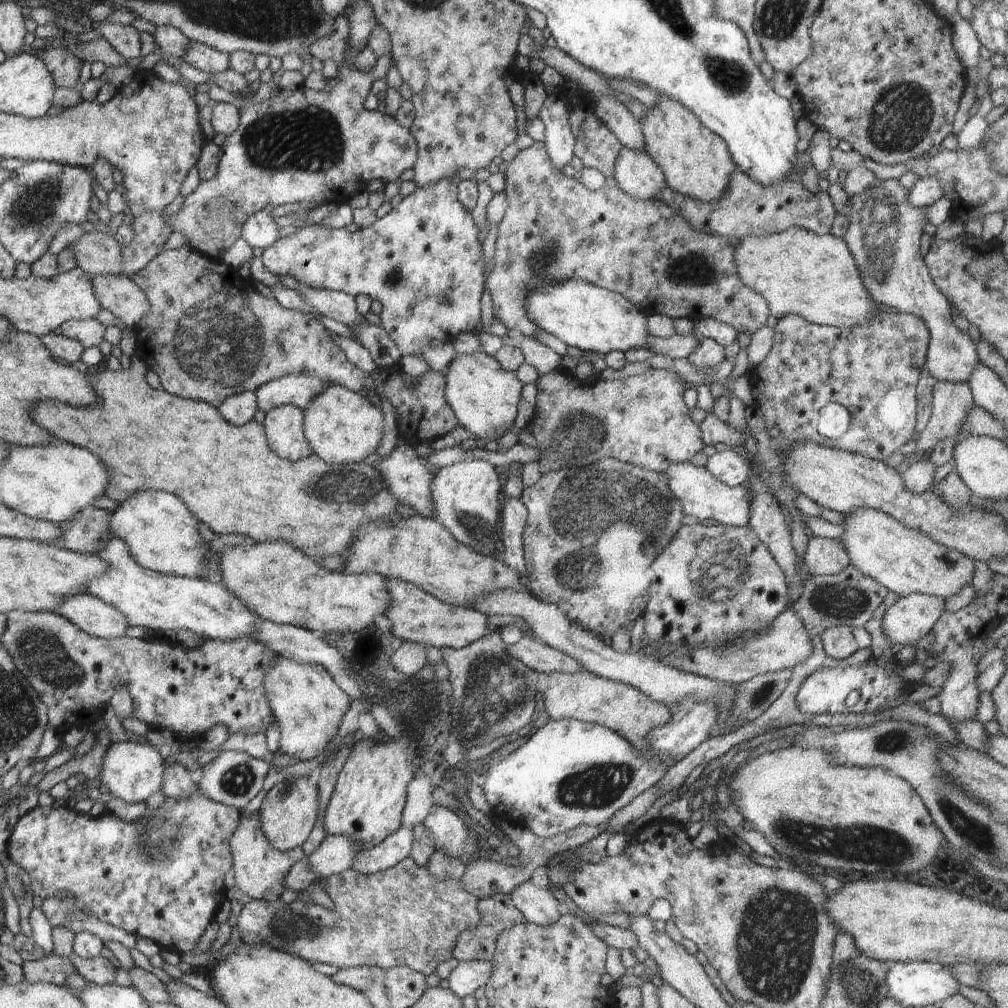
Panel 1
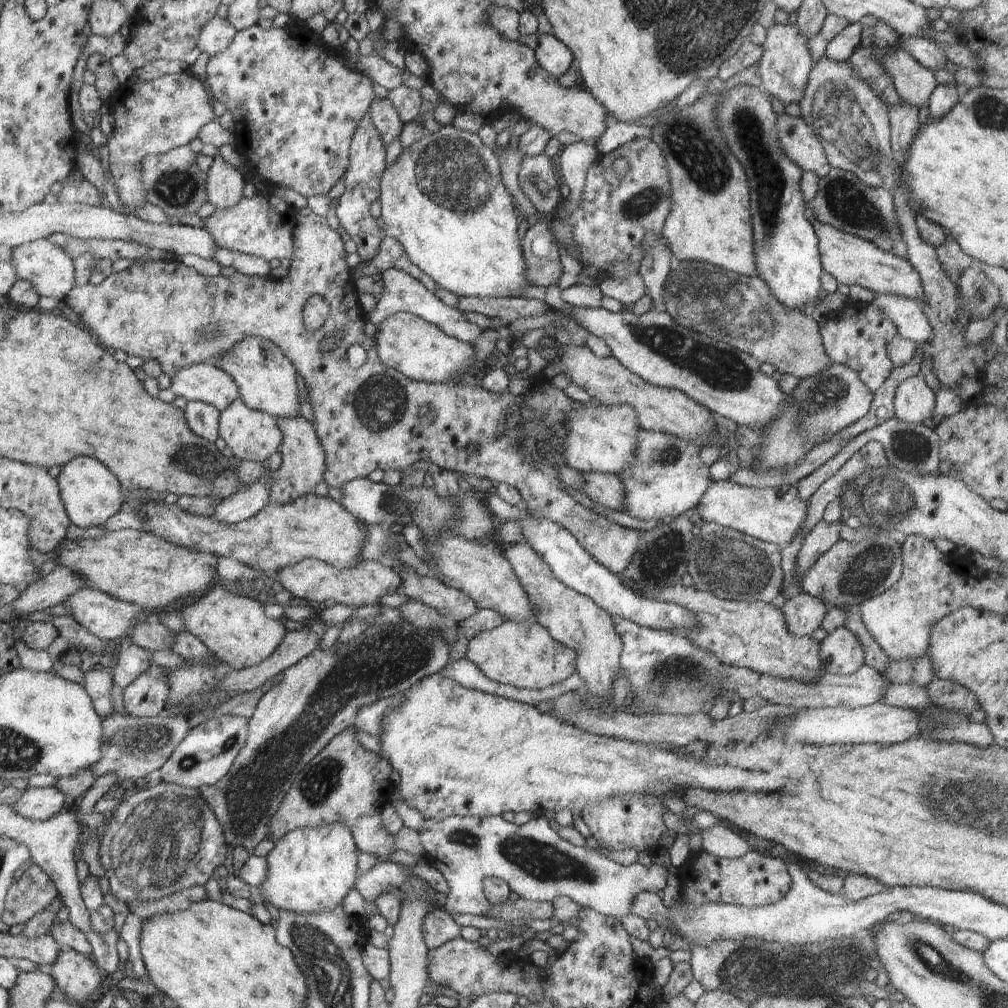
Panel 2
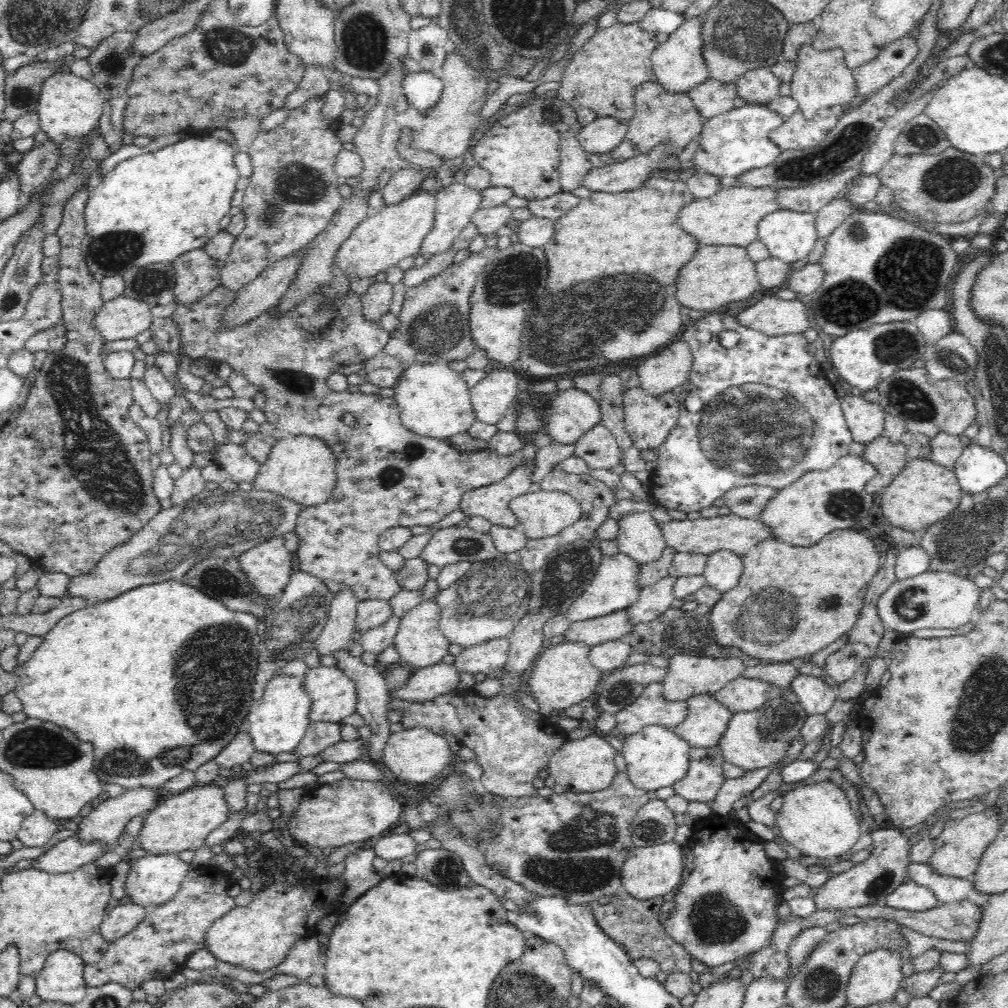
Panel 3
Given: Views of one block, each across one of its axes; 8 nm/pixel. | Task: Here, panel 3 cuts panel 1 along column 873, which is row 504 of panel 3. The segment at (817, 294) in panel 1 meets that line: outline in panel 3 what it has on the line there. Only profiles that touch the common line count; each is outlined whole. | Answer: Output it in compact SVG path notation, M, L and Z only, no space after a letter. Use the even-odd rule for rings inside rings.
M284 434L272 447L264 464L260 465L258 476L253 481L253 489L268 491L289 498L300 505L316 506L326 502L332 496L333 488L336 486L337 460L330 447L315 436Z

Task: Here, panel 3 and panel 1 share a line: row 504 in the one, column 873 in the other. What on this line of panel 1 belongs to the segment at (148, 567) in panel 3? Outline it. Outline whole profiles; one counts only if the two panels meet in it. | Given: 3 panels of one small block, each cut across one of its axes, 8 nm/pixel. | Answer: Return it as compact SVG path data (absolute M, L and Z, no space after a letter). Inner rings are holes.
M874 177L872 186L848 199L849 227L843 239L856 261L862 284L874 302L913 314L926 323L930 333L924 361L926 372L938 381L967 383L972 369L982 364L969 334L962 334L954 325L953 308L932 282L920 255L920 236L928 222L928 207L915 207L909 201L910 193L900 185L899 179Z

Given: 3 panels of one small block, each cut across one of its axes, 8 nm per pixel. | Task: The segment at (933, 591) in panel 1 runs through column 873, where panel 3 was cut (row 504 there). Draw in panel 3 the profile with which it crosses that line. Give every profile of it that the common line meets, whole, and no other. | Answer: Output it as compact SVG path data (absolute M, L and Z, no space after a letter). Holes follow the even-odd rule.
M541 488L513 498L509 507L532 540L557 535L582 514L580 503L567 492Z

